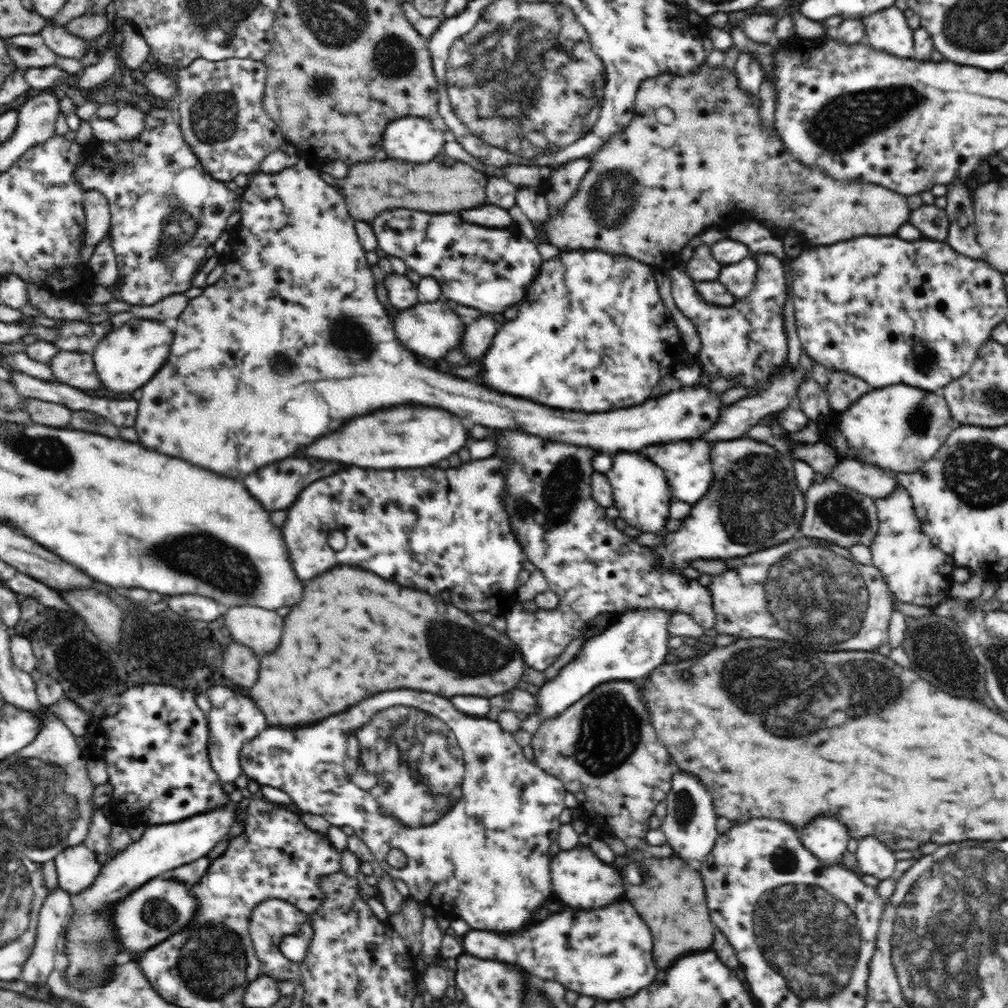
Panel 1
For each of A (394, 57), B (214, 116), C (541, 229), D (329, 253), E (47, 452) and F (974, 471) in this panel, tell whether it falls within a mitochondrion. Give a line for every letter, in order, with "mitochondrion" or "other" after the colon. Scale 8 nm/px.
A: mitochondrion
B: mitochondrion
C: other
D: other
E: mitochondrion
F: mitochondrion

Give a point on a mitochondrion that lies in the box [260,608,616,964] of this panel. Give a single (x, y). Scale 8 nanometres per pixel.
(370, 760)

